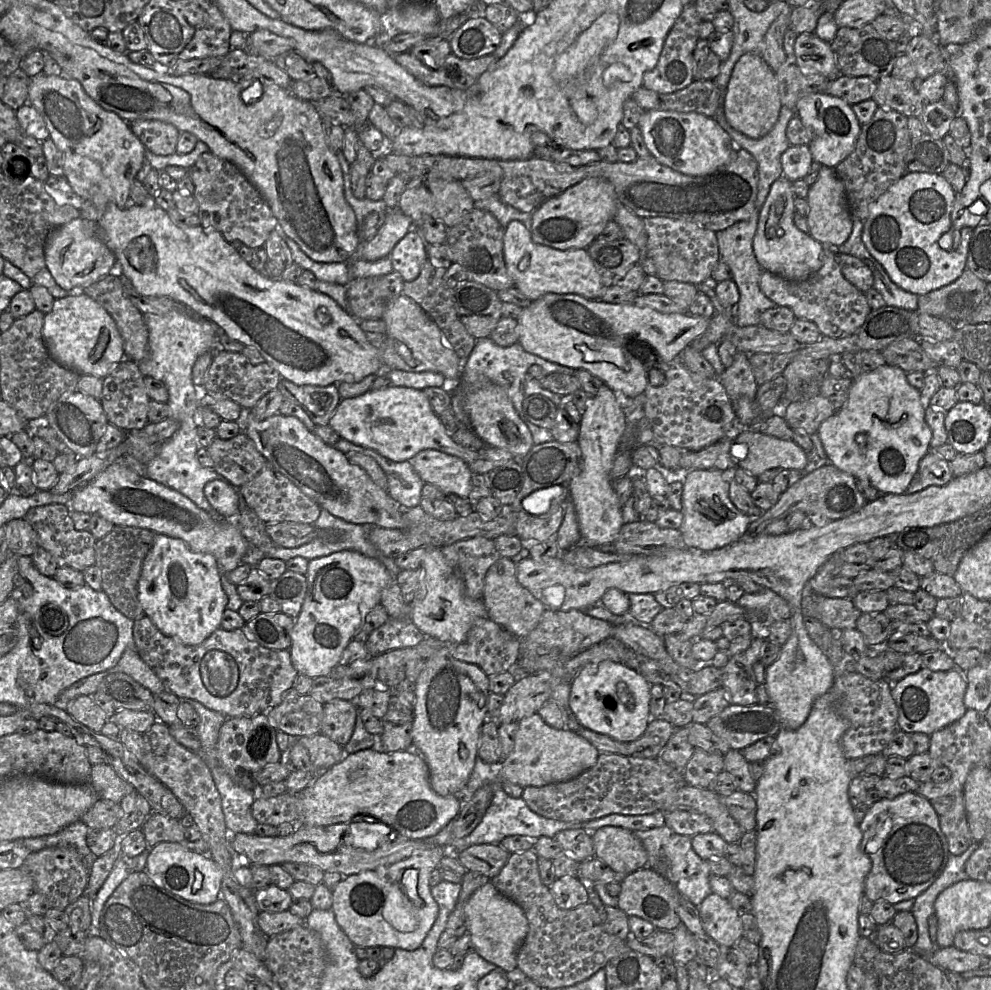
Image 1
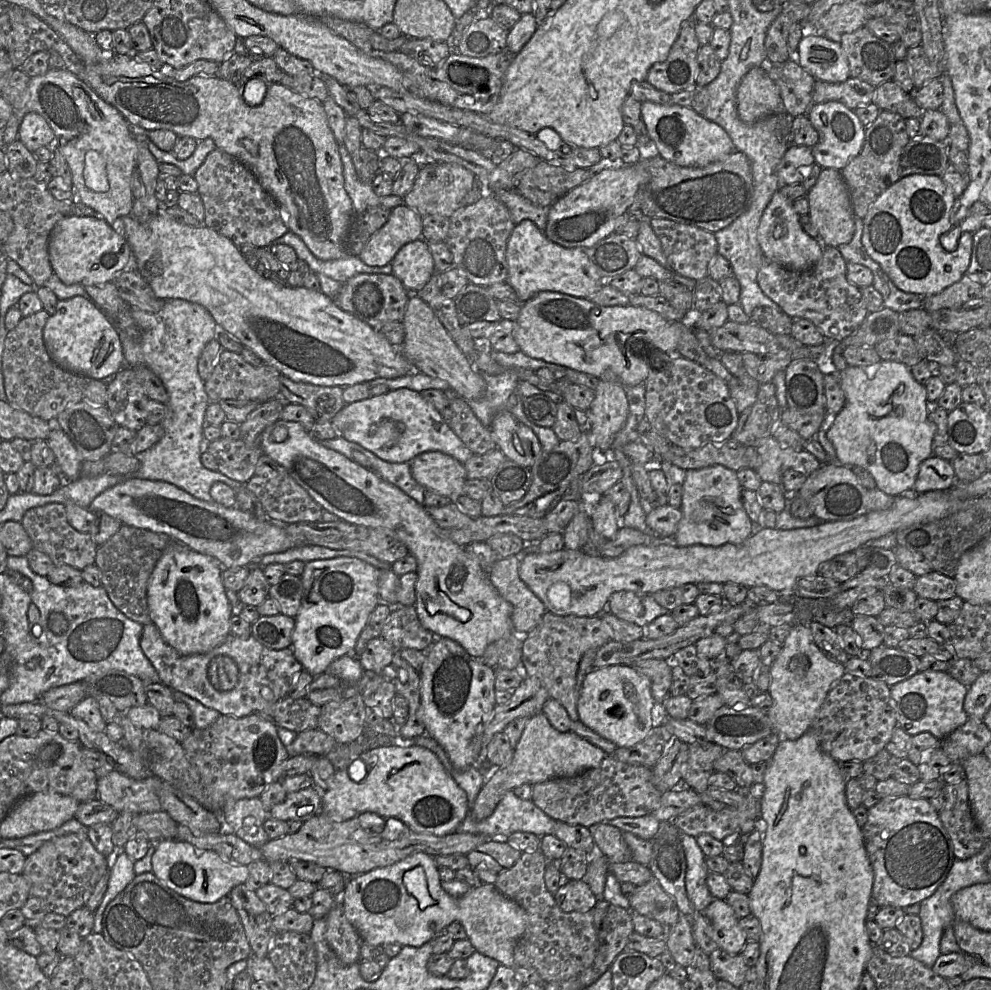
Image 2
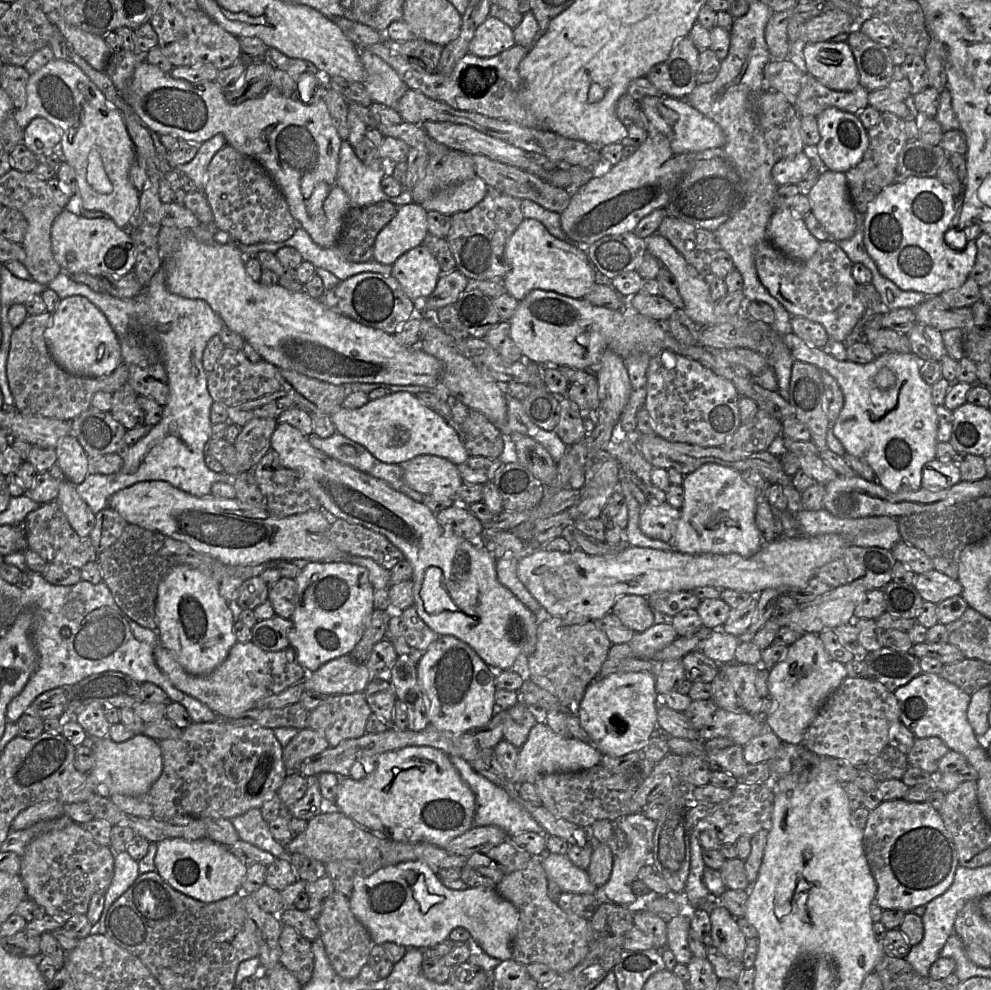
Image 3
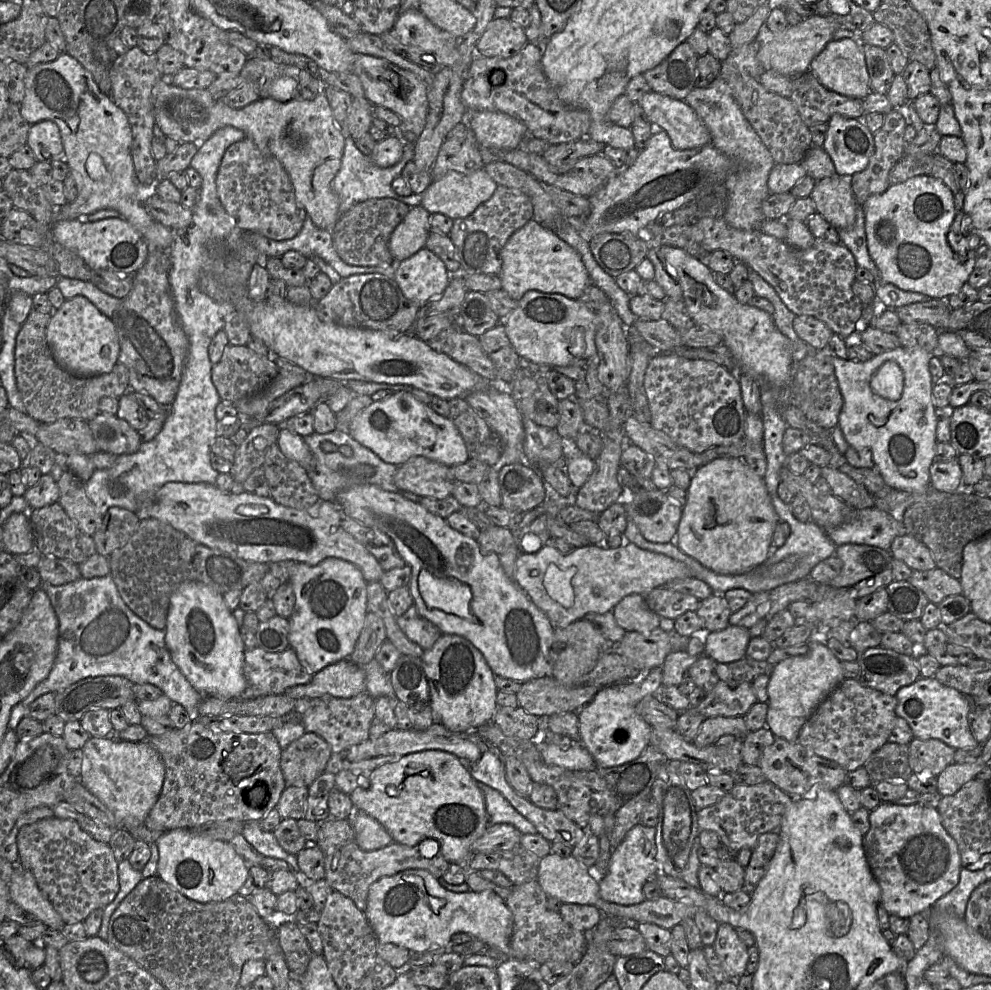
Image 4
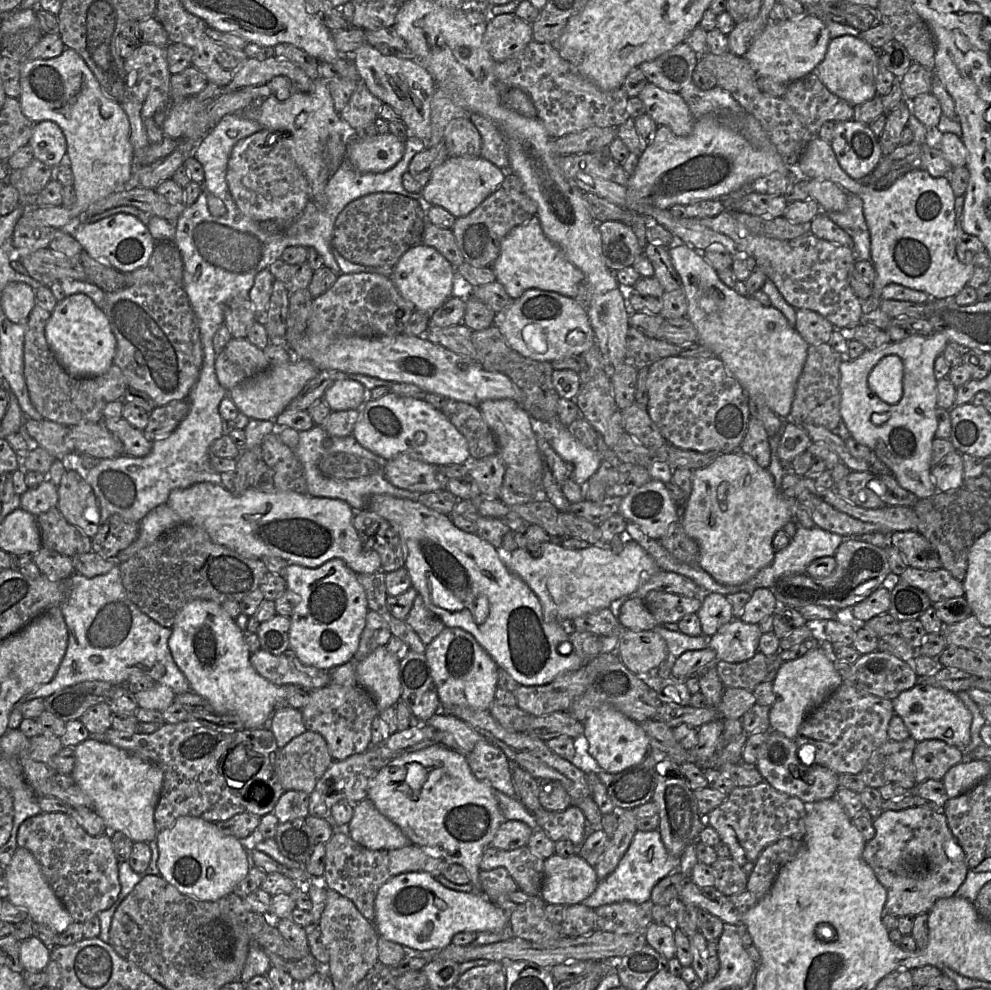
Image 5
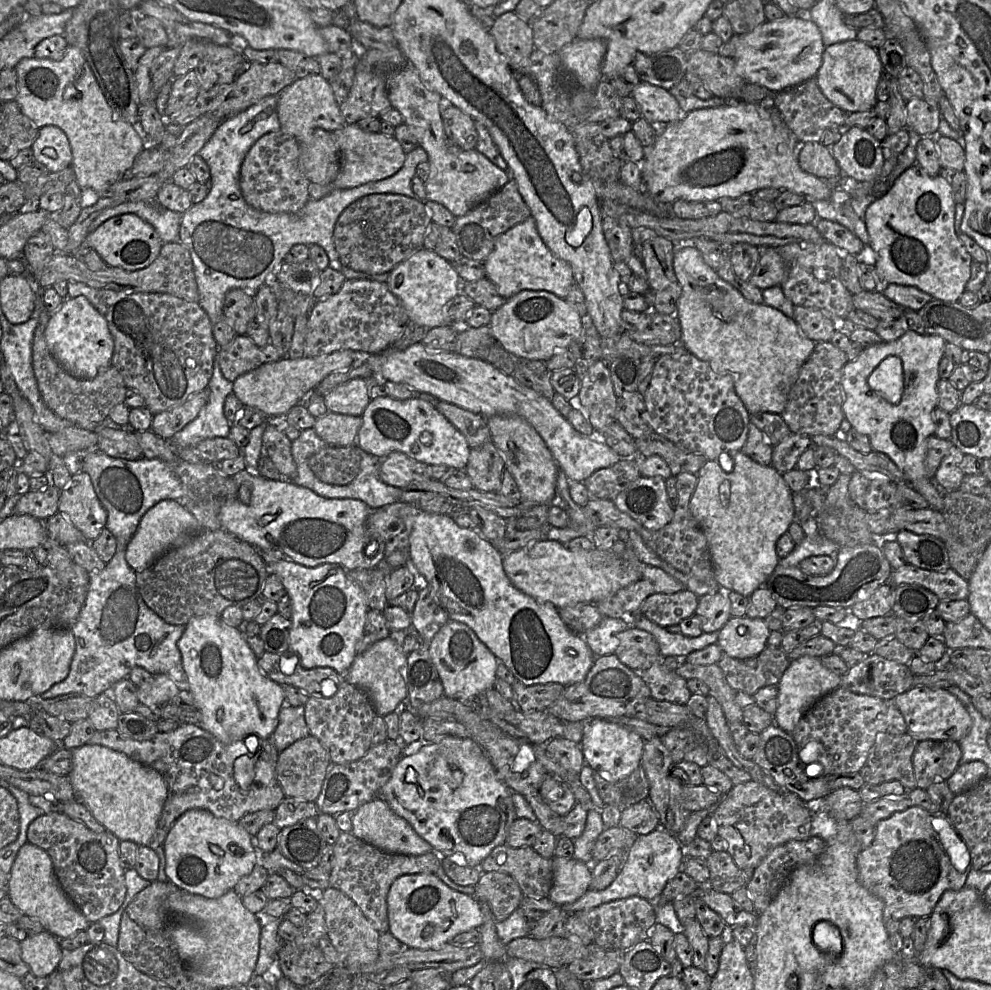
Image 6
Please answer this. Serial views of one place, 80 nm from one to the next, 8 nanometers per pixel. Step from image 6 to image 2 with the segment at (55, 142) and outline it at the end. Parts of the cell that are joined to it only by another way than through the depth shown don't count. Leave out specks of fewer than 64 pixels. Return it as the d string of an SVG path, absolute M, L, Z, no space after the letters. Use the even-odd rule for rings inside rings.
M29 112L21 121L17 139L33 153L41 147L52 147L55 143L55 134L41 115Z

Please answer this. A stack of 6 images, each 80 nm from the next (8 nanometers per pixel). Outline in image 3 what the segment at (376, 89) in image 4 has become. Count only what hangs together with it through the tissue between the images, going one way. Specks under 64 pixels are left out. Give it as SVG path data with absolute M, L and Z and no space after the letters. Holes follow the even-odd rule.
M366 48L360 49L360 59L366 72L363 82L371 99L396 110L396 105L409 87L382 58Z

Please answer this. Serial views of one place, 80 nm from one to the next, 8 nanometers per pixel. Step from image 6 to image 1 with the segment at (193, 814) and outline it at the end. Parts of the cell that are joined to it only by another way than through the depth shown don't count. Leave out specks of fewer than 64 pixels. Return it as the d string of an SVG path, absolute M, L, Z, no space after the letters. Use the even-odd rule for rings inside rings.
M160 842L151 848L145 871L159 885L179 897L198 904L211 904L221 897L222 871L209 857L179 843Z

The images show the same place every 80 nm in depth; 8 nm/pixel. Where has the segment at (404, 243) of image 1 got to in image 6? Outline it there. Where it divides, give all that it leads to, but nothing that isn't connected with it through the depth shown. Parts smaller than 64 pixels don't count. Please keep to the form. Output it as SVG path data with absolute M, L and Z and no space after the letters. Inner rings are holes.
M421 248L395 266L386 283L406 309L410 321L426 329L451 326L448 303L462 291L461 278L451 262L431 250Z

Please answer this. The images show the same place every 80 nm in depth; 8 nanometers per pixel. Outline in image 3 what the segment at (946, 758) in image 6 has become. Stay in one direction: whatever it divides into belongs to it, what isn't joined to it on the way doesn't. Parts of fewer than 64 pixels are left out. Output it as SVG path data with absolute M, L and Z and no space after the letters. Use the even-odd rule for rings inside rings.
M938 737L915 738L907 754L908 763L930 774L938 773L940 759L949 751L947 745Z

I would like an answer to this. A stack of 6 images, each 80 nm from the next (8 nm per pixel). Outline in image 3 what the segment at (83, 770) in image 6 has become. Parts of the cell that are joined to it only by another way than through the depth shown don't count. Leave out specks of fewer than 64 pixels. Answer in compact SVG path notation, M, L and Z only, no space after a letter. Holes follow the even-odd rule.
M137 734L123 742L115 742L109 737L87 735L82 744L91 748L94 753L95 765L89 774L96 785L96 793L103 797L109 798L111 794L145 794L162 773L163 756L158 741L147 735Z

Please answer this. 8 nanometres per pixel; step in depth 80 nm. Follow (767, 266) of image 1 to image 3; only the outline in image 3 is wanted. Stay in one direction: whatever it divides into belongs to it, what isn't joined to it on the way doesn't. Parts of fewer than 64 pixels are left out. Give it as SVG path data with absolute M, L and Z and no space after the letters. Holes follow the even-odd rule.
M792 207L775 209L767 226L767 240L784 255L800 262L809 260L820 245Z

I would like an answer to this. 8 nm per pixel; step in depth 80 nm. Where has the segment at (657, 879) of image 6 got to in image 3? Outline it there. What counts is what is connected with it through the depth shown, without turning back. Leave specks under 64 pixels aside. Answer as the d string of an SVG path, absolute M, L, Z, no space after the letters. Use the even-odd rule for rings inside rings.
M638 812L619 818L614 822L625 833L627 845L616 852L611 875L606 884L601 888L601 893L612 903L636 907L639 905L639 898L632 892L631 884L637 880L638 872L642 867L652 864L653 837L657 821L647 818L643 812Z

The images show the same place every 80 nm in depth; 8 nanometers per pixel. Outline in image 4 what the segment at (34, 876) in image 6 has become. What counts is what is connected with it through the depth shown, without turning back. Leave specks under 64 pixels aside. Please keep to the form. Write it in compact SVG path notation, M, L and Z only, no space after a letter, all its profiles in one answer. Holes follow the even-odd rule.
M19 860L13 864L15 864L15 869L9 881L11 901L32 913L36 917L36 920L40 920L47 927L61 931L66 923L63 921L61 915L55 910L51 902L43 895L37 885L34 875L29 870L25 869L20 864Z

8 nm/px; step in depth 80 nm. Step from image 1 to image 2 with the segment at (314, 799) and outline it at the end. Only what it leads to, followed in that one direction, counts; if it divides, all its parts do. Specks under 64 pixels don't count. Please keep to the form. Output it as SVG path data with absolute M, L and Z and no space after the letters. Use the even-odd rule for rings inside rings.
M400 740L400 741L394 741L394 743L392 743L389 746L376 747L369 751L366 751L362 753L358 759L366 763L366 767L368 768L367 776L360 782L354 782L350 779L348 775L348 768L336 770L330 786L321 795L322 802L321 802L320 814L325 814L333 821L343 822L343 821L357 818L359 815L364 813L371 813L383 818L383 820L379 823L387 824L386 819L397 819L401 821L410 832L414 834L425 834L425 835L432 835L437 837L454 833L457 827L459 826L459 824L465 819L468 812L468 805L467 805L468 801L467 801L466 793L464 790L462 790L459 787L459 785L456 783L453 777L446 771L443 764L440 762L438 757L432 751L424 747L413 745L412 741Z

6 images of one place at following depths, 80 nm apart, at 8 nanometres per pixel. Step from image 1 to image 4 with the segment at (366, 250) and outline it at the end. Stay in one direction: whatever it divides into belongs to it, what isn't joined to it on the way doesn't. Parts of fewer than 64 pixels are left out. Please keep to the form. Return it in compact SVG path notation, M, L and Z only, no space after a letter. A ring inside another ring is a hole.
M420 204L412 207L392 232L388 248L400 262L425 247L430 233L430 213Z

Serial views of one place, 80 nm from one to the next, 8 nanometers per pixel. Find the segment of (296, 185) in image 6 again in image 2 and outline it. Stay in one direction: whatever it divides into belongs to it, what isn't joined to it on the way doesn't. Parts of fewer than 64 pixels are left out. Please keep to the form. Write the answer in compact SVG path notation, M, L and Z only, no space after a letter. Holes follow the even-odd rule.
M216 148L207 155L193 177L205 208L202 224L229 238L237 246L269 248L273 241L289 231L277 201L264 190L250 168L234 156Z

